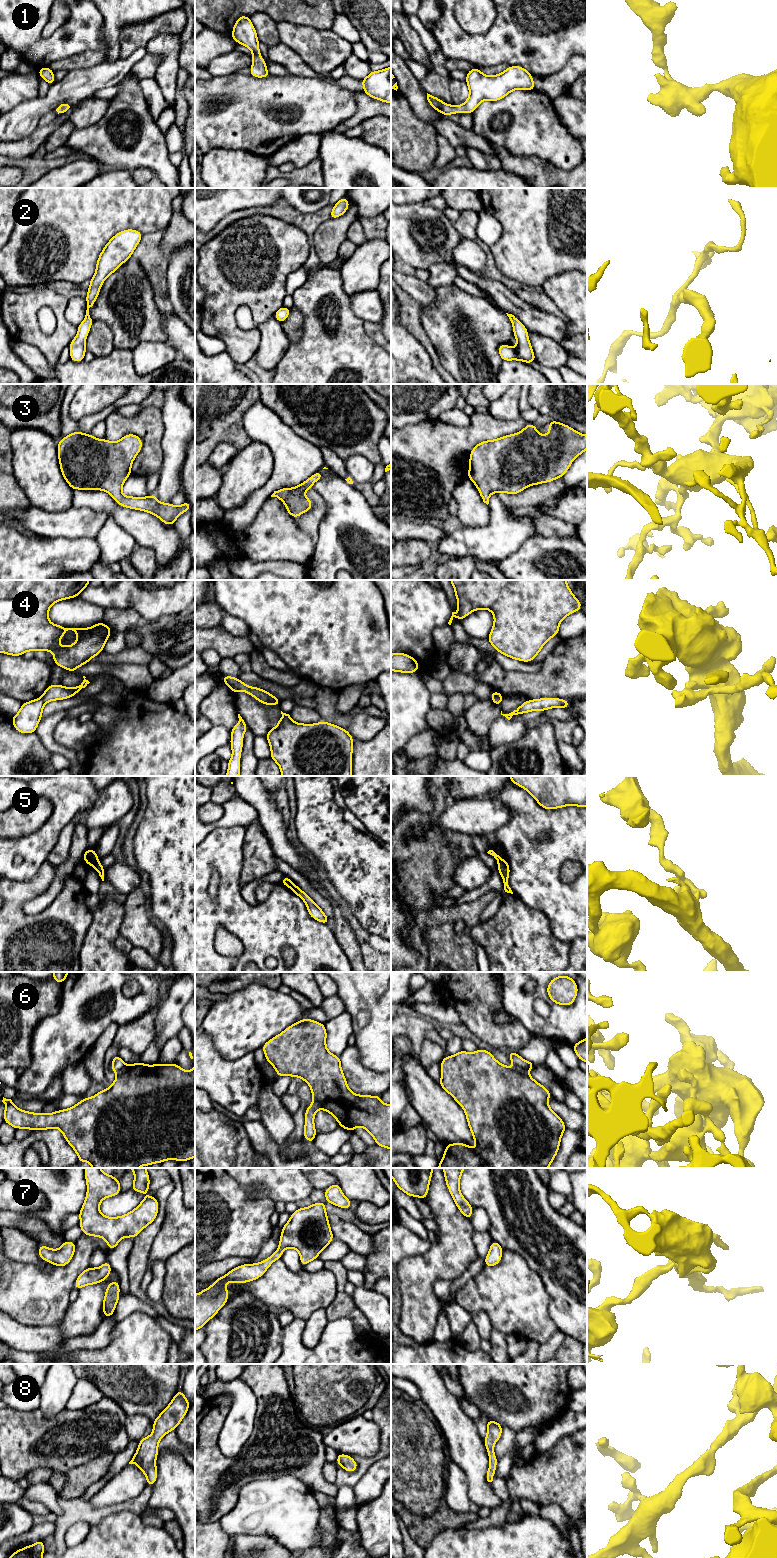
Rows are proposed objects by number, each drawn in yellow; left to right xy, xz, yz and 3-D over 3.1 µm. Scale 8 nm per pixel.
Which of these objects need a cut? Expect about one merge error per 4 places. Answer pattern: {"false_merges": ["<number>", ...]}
{"false_merges": ["4", "5"]}

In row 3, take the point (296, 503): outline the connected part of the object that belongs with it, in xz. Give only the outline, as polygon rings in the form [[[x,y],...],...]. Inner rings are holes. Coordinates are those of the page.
[[[321,470],[310,476],[305,482],[294,488],[282,488],[274,491],[271,497],[279,498],[285,503],[287,512],[296,519],[299,515],[307,512],[313,507],[309,497],[304,496],[307,489],[312,489],[315,482],[323,478]]]

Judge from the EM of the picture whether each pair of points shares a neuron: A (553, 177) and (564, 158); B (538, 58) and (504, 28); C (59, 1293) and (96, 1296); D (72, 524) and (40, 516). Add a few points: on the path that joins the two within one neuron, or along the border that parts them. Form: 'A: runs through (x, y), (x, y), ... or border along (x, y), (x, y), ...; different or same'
A: border along (538, 156), (563, 169), (576, 167); different
B: runs through (536, 48), (520, 32), (514, 30); same
C: border along (70, 1303), (63, 1319), (58, 1324); different
D: runs through (64, 524), (48, 521); same

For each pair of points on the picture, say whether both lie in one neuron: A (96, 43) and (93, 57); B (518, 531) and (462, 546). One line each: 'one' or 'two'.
A: two
B: one

